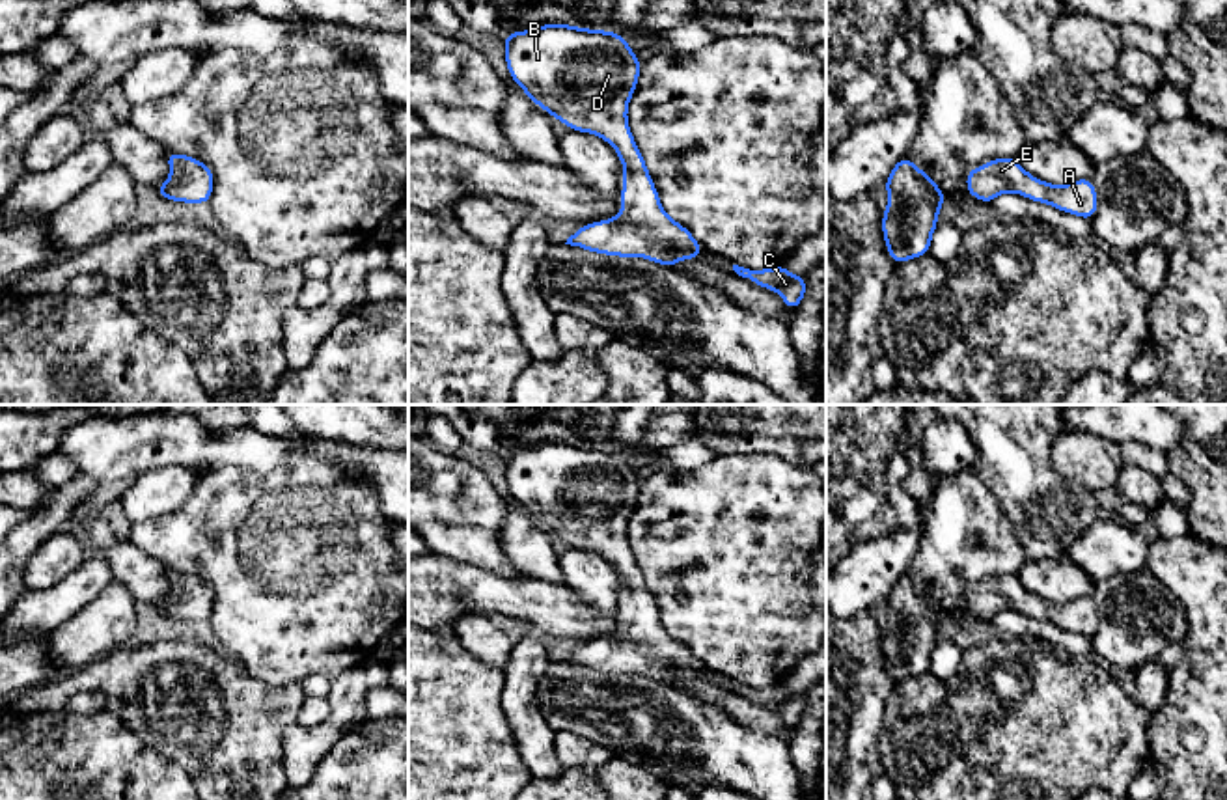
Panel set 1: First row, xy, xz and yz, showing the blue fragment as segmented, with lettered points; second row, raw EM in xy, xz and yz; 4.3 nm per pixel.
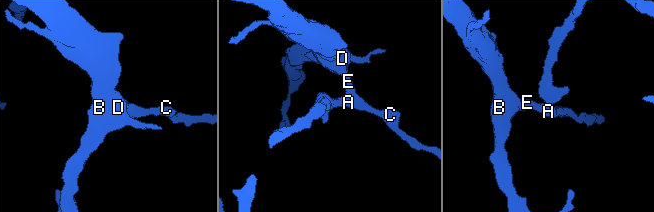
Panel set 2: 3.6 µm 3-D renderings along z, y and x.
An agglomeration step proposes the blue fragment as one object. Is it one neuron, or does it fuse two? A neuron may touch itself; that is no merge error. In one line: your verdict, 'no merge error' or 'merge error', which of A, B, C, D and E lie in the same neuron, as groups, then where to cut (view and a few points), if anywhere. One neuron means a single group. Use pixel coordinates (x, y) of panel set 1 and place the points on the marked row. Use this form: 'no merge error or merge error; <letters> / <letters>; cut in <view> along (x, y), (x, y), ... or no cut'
no merge error; A B C D E; no cut

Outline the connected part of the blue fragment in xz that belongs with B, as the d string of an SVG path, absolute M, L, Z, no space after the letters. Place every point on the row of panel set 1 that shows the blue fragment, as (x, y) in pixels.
M541 24L526 32L505 34L502 43L505 45L507 71L524 93L572 131L591 132L606 140L625 166L623 190L619 192L621 213L612 220L582 226L565 244L604 255L645 257L669 269L686 257L699 259L703 244L662 209L647 164L628 129L627 108L638 88L641 60L628 48L627 37L571 24Z

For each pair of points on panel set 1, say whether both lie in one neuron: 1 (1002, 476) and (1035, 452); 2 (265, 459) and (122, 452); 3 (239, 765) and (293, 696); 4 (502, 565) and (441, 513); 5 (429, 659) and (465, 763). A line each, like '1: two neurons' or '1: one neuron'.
1: one neuron
2: one neuron
3: one neuron
4: one neuron
5: one neuron

